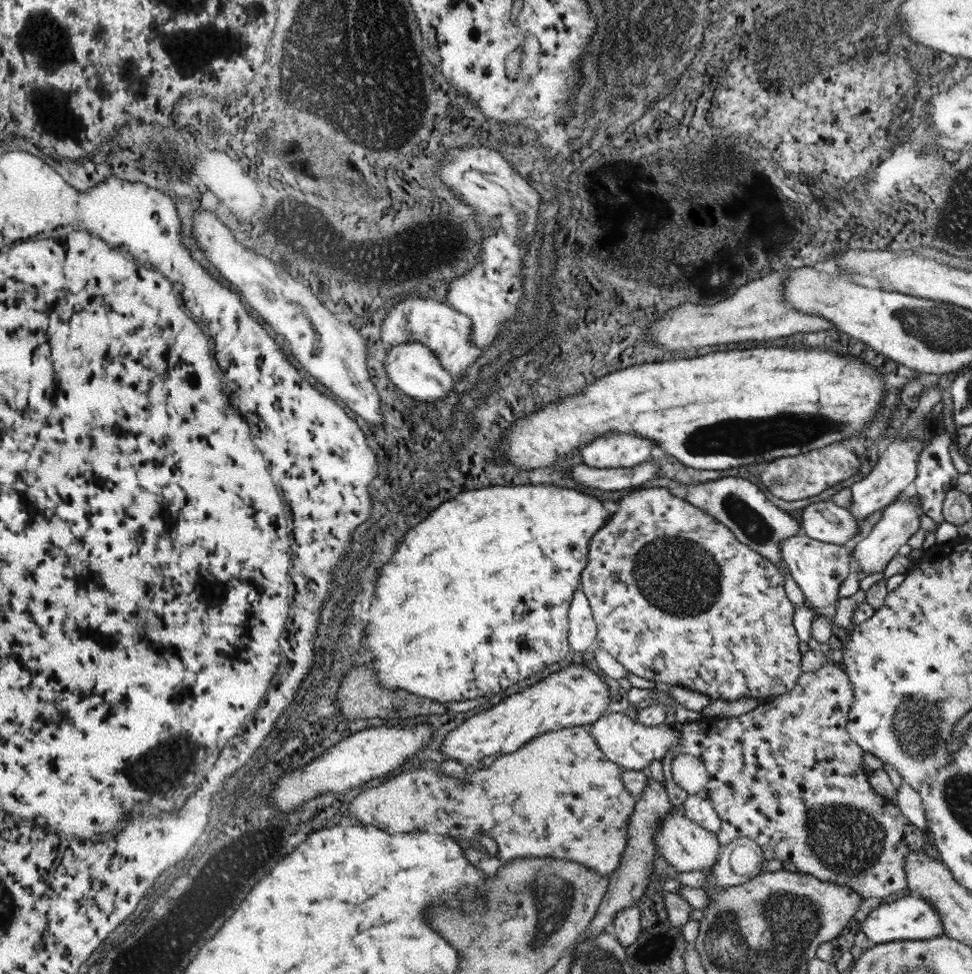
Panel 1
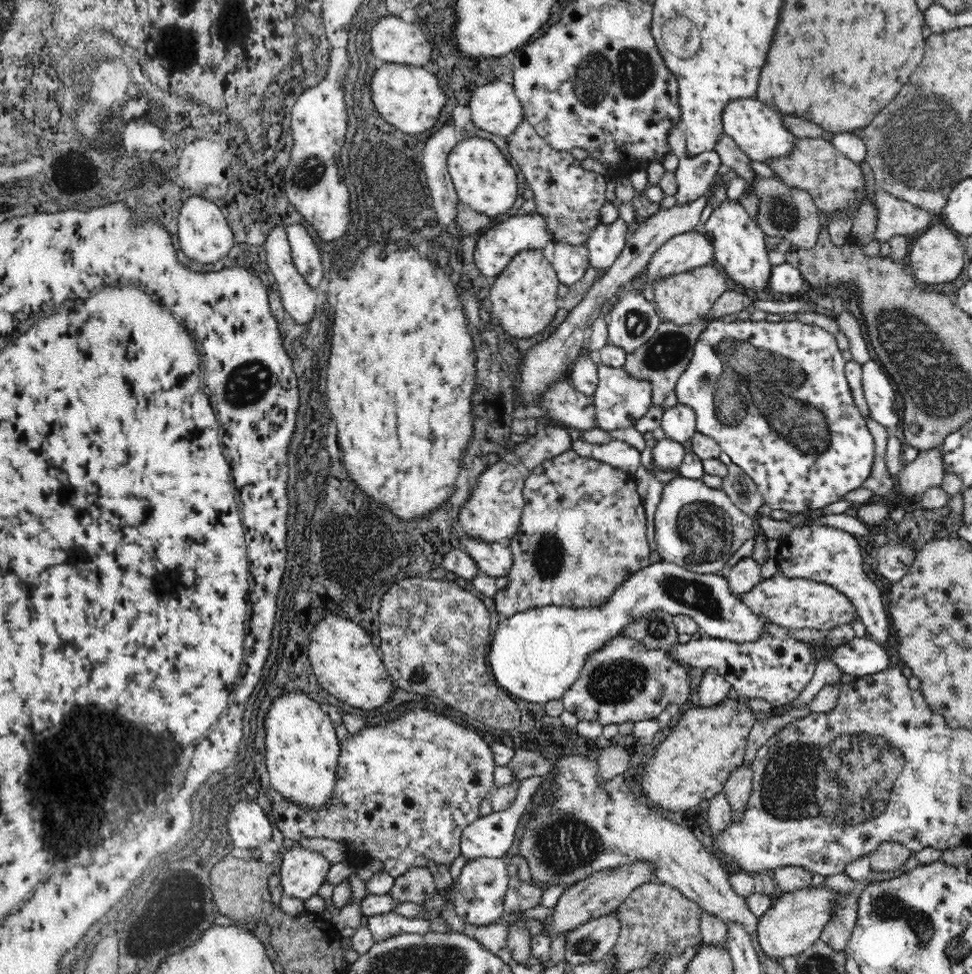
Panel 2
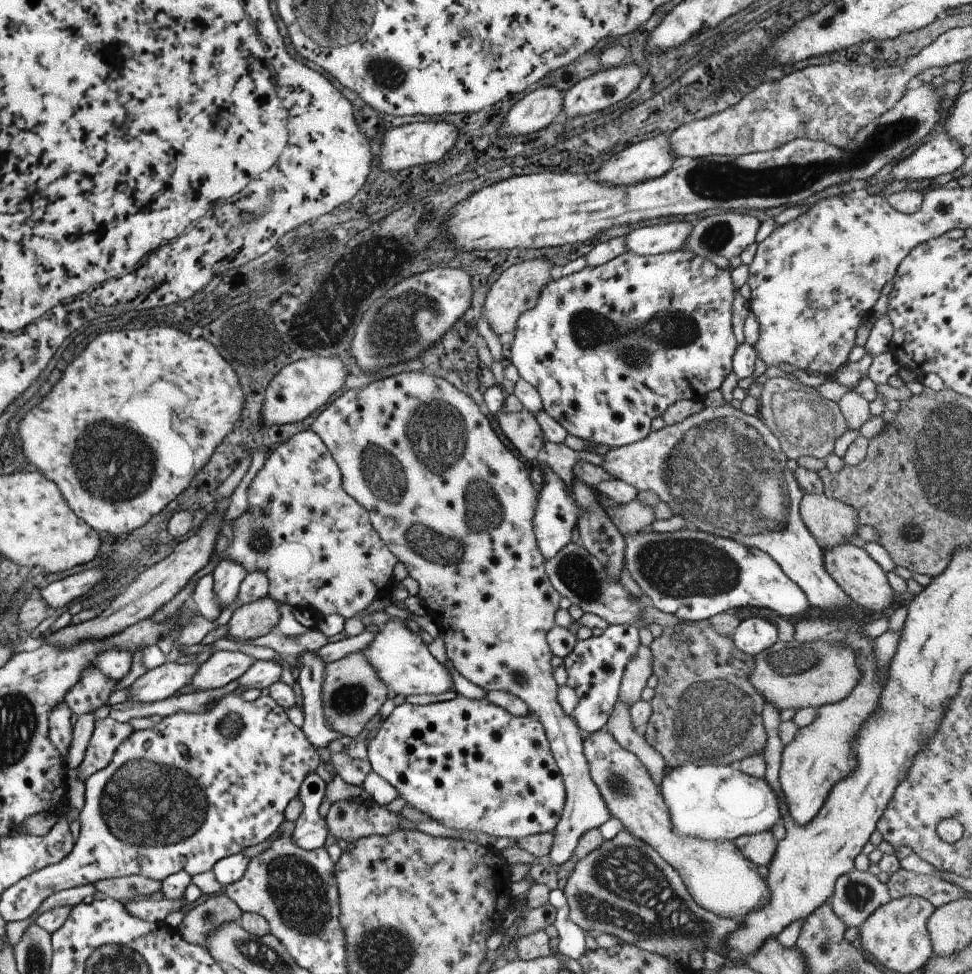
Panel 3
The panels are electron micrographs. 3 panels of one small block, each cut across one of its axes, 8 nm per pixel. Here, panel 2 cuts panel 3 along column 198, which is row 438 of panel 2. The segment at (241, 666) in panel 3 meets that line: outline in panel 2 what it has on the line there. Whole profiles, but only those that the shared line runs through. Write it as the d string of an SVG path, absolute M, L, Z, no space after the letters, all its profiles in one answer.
M676 406L664 412L662 430L668 440L684 446L684 442L690 442L696 434L696 414L688 406Z

